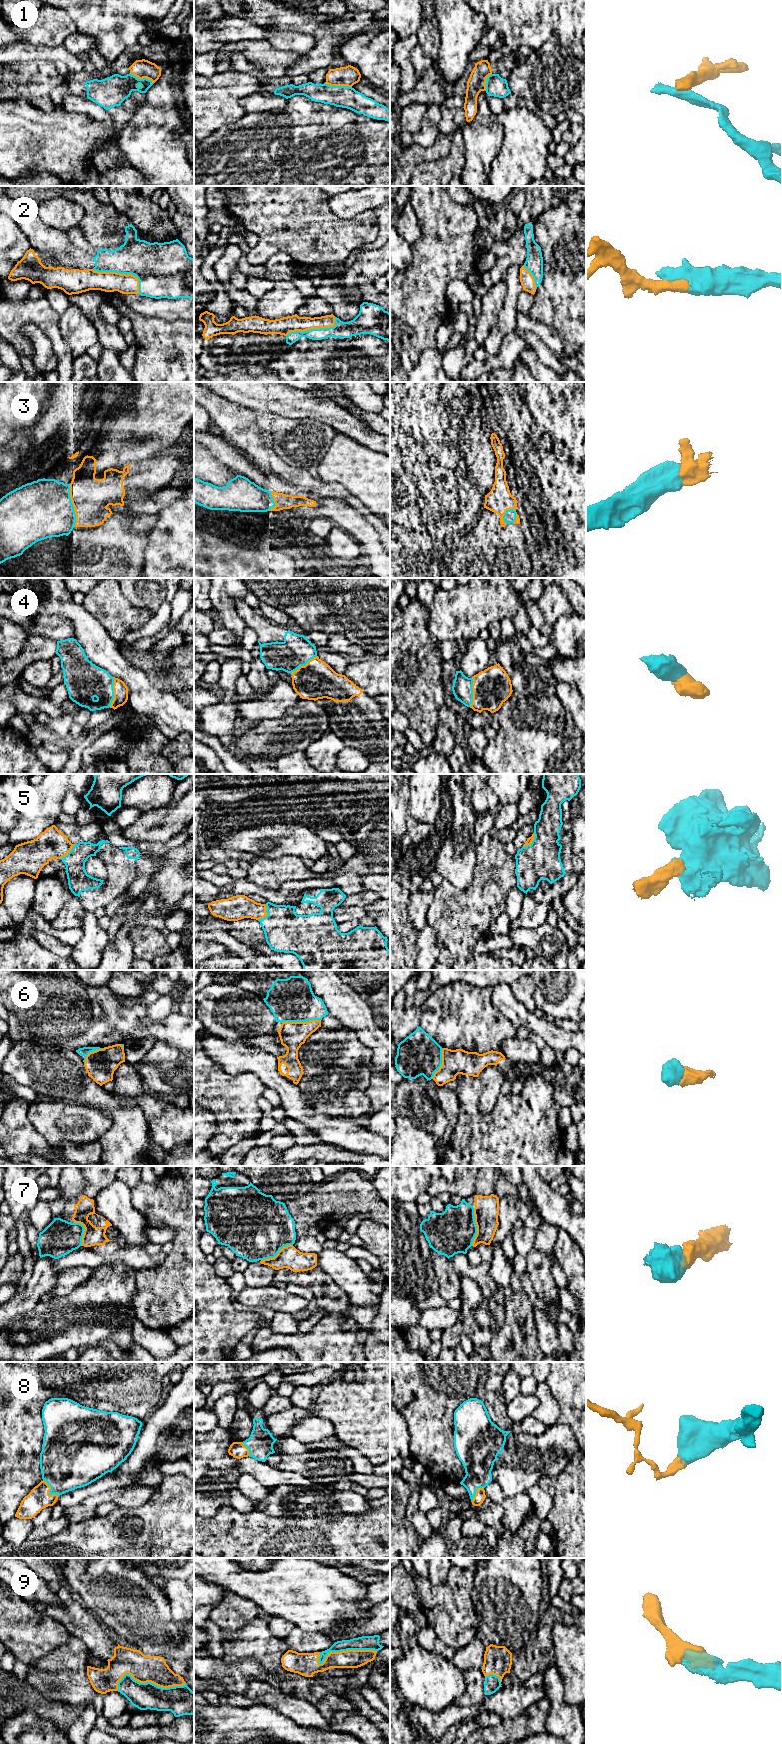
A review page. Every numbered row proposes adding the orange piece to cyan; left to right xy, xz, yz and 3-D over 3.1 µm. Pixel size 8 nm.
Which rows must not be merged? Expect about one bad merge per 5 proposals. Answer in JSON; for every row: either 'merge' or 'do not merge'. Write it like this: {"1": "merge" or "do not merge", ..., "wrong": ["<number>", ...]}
{"1": "do not merge", "2": "merge", "3": "merge", "4": "merge", "5": "merge", "6": "merge", "7": "merge", "8": "merge", "9": "merge", "wrong": ["1"]}

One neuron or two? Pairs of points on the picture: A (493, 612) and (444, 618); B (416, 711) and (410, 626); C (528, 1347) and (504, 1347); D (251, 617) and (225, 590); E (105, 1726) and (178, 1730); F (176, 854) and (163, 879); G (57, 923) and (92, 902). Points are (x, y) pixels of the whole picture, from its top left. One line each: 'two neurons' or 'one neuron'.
A: one neuron
B: one neuron
C: one neuron
D: two neurons
E: one neuron
F: one neuron
G: two neurons

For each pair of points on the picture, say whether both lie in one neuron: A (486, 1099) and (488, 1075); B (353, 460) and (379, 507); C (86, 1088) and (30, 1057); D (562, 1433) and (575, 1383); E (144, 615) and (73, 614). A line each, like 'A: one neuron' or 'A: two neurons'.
A: one neuron
B: one neuron
C: one neuron
D: two neurons
E: two neurons

